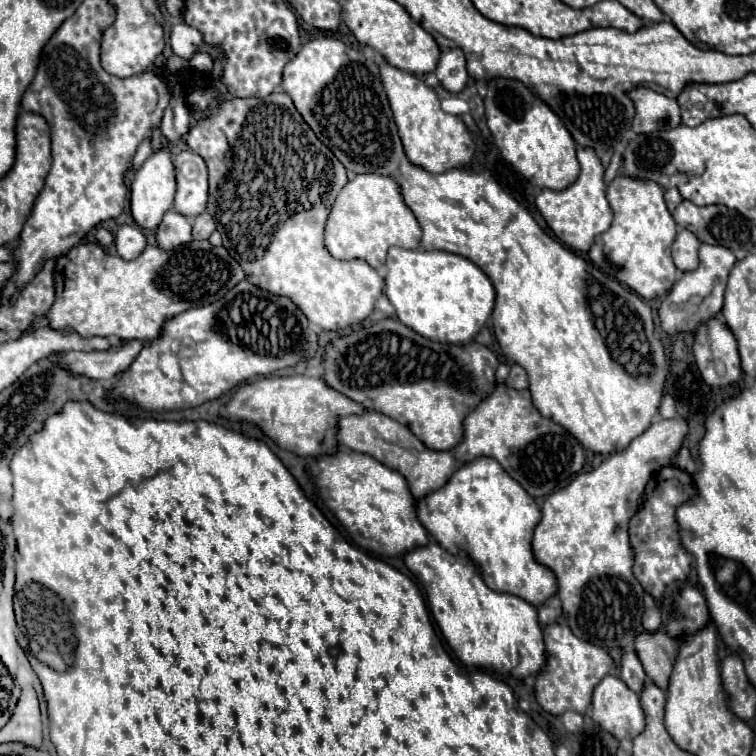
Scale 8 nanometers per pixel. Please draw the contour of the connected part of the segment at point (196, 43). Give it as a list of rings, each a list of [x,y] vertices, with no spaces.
[[[178,23],[174,25],[172,33],[170,33],[170,45],[174,49],[174,55],[190,61],[198,47],[204,43],[204,35],[196,29],[196,27],[190,27],[186,23]]]

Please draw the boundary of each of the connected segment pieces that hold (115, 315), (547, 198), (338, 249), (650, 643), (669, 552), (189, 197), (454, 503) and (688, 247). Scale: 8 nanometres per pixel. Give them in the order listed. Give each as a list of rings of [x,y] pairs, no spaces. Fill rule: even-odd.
[[[190,241],[172,253],[148,245],[132,261],[108,255],[98,243],[80,243],[56,259],[56,299],[46,319],[54,331],[74,331],[80,337],[156,339],[166,319],[222,299],[242,279],[244,271],[236,259],[208,241]]]
[[[578,147],[578,157],[580,157],[578,159],[580,161],[578,179],[564,191],[544,189],[536,197],[536,207],[542,213],[542,217],[546,219],[548,227],[554,231],[554,235],[564,245],[568,245],[572,251],[586,253],[590,249],[590,245],[594,243],[594,239],[610,227],[612,211],[610,211],[610,205],[608,205],[606,193],[604,193],[604,181],[602,181],[604,167],[602,167],[600,159],[588,147]]]
[[[378,173],[356,175],[348,181],[336,197],[336,203],[328,215],[324,245],[336,259],[364,259],[374,269],[382,267],[386,253],[392,245],[402,249],[418,249],[422,229],[418,219],[404,203],[400,185],[396,179]]]
[[[658,629],[656,633],[640,633],[634,641],[634,649],[638,653],[638,659],[646,671],[646,675],[660,687],[668,687],[668,677],[672,673],[672,663],[676,657],[678,643],[676,639],[668,637],[664,629]]]
[[[662,467],[654,473],[652,481],[646,485],[646,503],[642,509],[632,517],[628,525],[630,545],[634,553],[634,575],[638,577],[640,585],[652,595],[660,597],[668,583],[682,581],[688,577],[692,567],[692,555],[684,549],[678,533],[676,509],[696,497],[696,485],[692,475],[678,467]]]
[[[182,151],[174,157],[176,167],[176,199],[174,211],[194,219],[206,211],[208,199],[208,171],[200,155],[192,151]]]
[[[476,457],[458,465],[438,491],[416,499],[416,513],[424,529],[448,551],[466,551],[480,567],[490,589],[516,595],[530,605],[542,605],[556,593],[552,571],[534,561],[532,531],[540,521],[536,501],[492,457]]]
[[[680,229],[672,245],[672,261],[680,271],[692,271],[698,267],[700,241],[688,229]]]

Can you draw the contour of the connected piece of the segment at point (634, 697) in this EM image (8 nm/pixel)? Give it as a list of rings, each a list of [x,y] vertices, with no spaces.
[[[606,675],[594,689],[590,717],[616,739],[634,739],[644,729],[638,693],[618,675]]]

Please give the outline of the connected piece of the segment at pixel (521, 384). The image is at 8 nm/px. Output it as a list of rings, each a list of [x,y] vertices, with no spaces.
[[[512,365],[510,367],[510,375],[506,379],[506,385],[512,389],[526,389],[528,387],[528,377],[526,371],[520,365]]]

